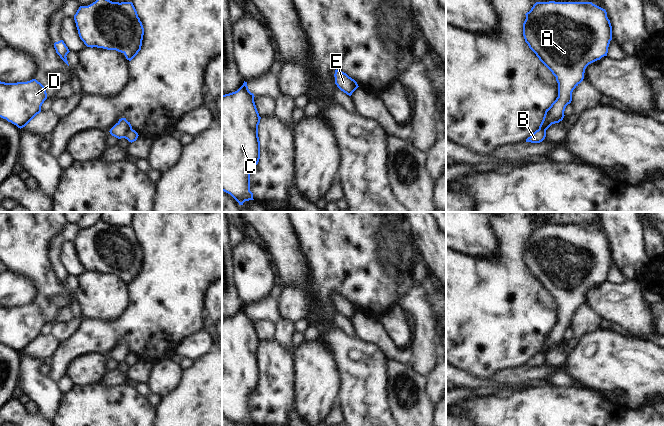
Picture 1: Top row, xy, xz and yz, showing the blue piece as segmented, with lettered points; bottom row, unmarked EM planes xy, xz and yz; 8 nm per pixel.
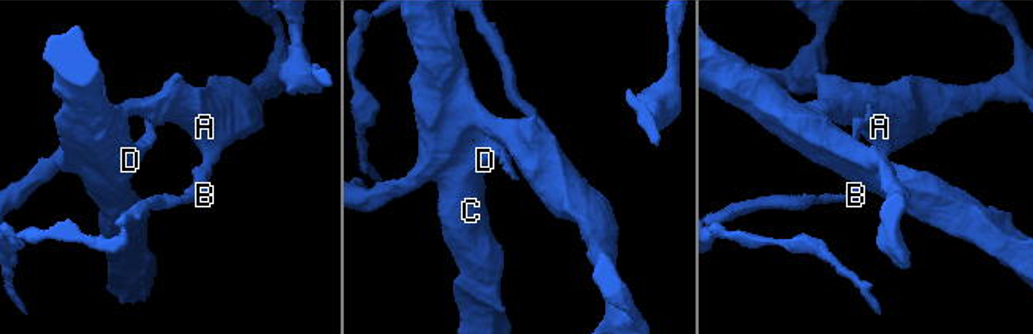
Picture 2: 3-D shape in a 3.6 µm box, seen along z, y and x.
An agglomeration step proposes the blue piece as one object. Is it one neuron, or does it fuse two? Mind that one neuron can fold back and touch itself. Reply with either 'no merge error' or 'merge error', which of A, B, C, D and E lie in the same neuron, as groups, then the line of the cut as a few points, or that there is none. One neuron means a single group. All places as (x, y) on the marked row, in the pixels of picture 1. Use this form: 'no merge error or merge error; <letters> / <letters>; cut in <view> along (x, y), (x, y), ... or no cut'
merge error; A C D E / B; cut in xy along (131, 127), (123, 137)

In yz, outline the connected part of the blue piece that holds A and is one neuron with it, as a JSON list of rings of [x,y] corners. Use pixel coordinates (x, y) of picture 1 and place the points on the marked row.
[[[536,2],[525,15],[525,42],[558,83],[558,97],[546,109],[539,126],[546,131],[552,124],[563,120],[565,108],[572,101],[573,90],[583,81],[586,67],[607,56],[612,26],[606,10],[592,2]]]

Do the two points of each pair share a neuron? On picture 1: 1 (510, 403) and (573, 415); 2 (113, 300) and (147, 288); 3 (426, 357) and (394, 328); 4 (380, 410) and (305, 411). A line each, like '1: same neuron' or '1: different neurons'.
1: same neuron
2: different neurons
3: different neurons
4: different neurons

